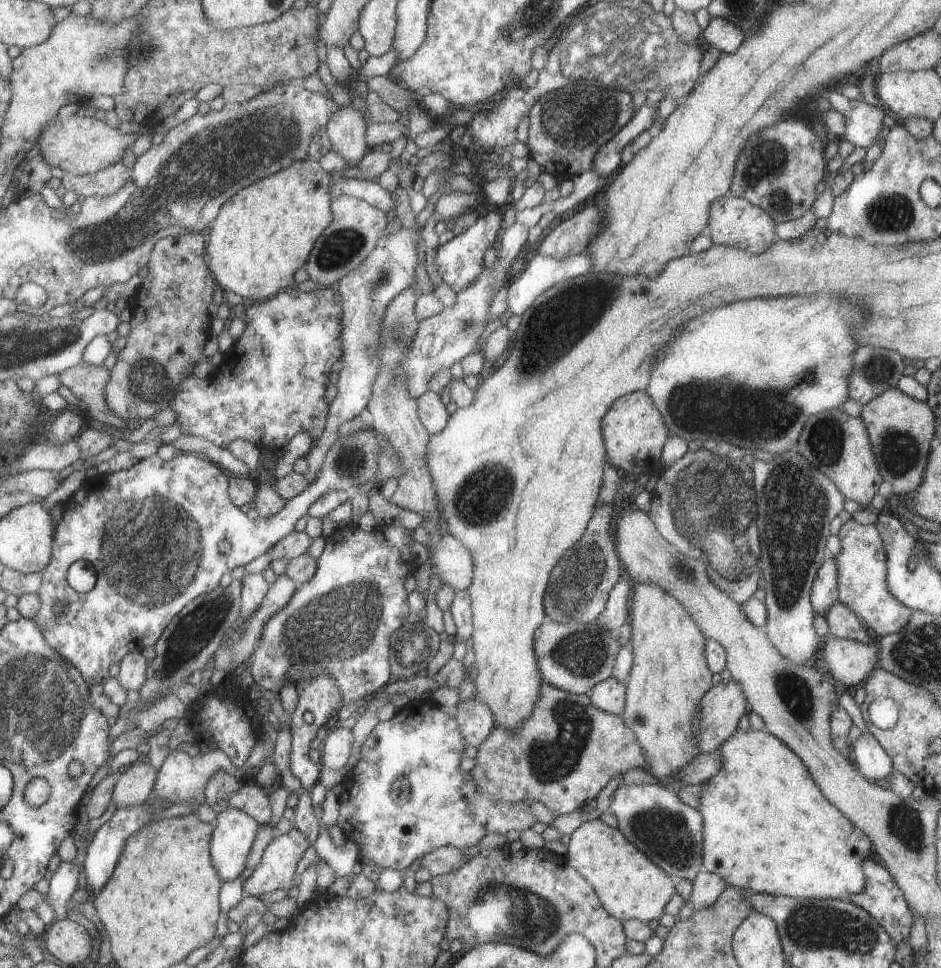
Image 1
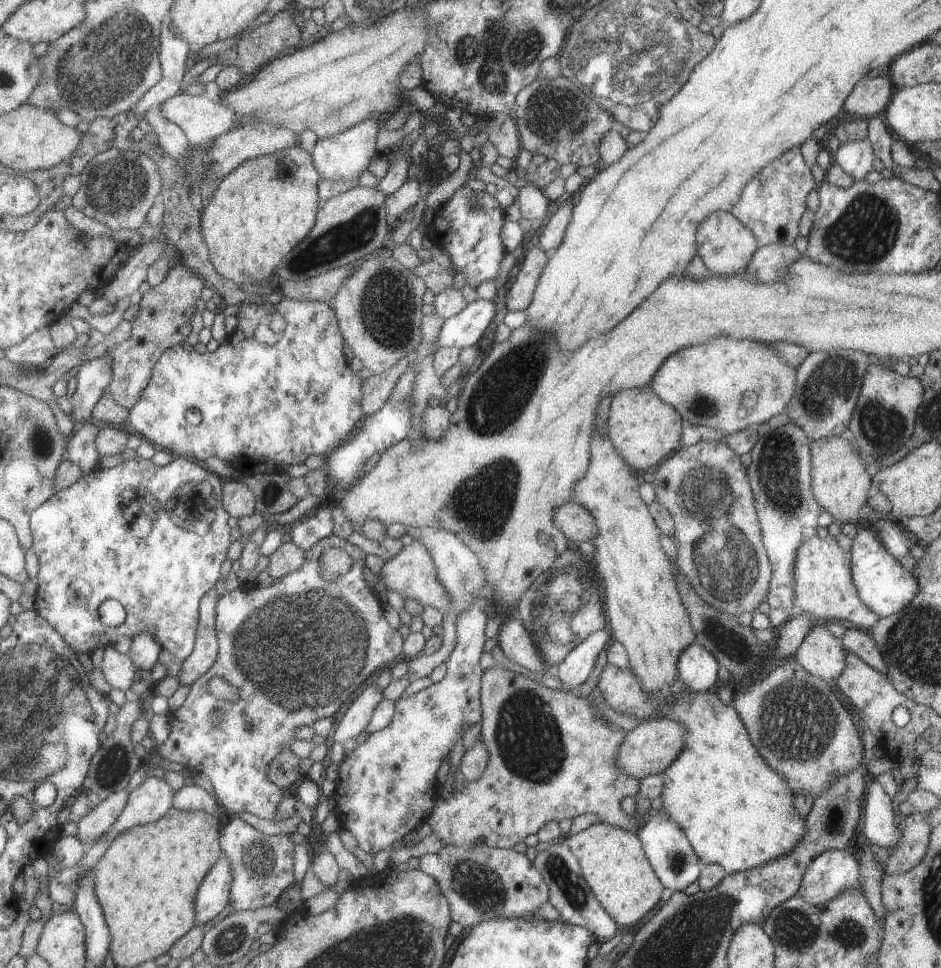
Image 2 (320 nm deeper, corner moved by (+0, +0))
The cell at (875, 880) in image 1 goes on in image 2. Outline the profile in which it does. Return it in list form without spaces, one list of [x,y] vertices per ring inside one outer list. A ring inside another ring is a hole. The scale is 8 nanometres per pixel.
[[[824,850],[805,867],[795,896],[820,905],[843,889],[860,890],[857,856],[844,850]]]

